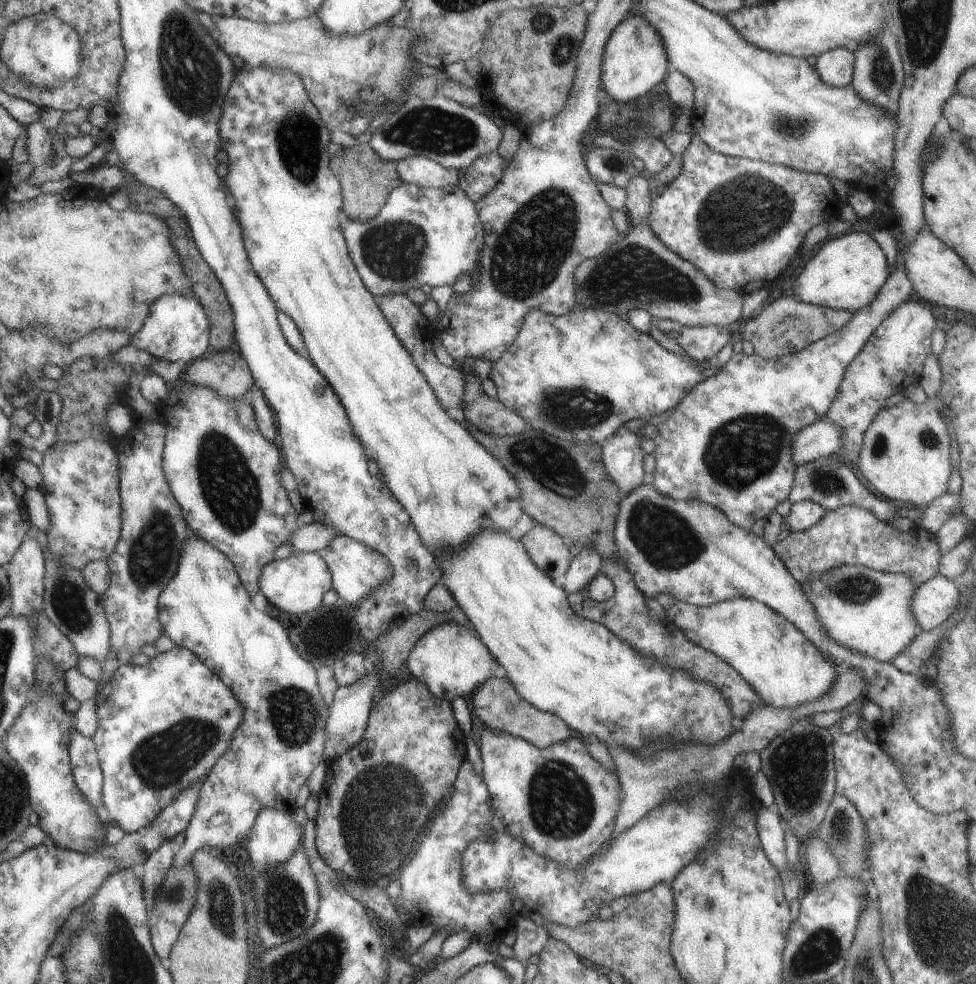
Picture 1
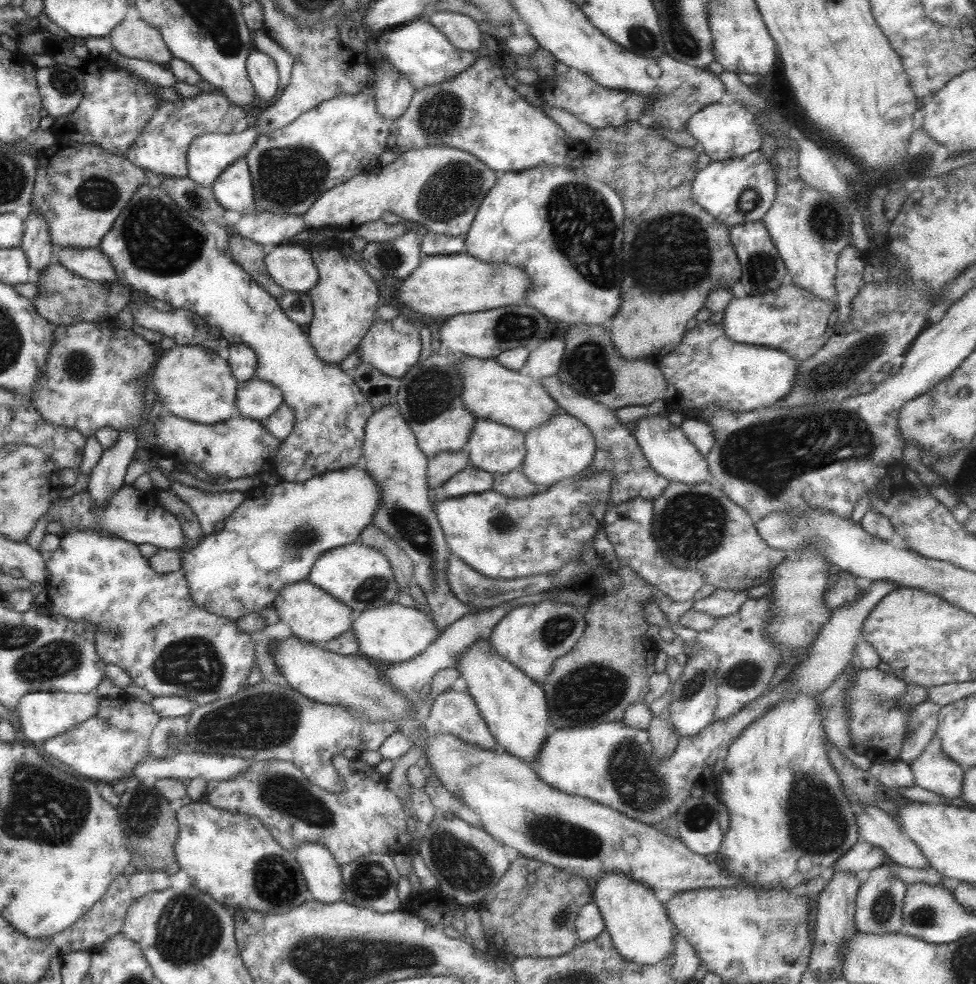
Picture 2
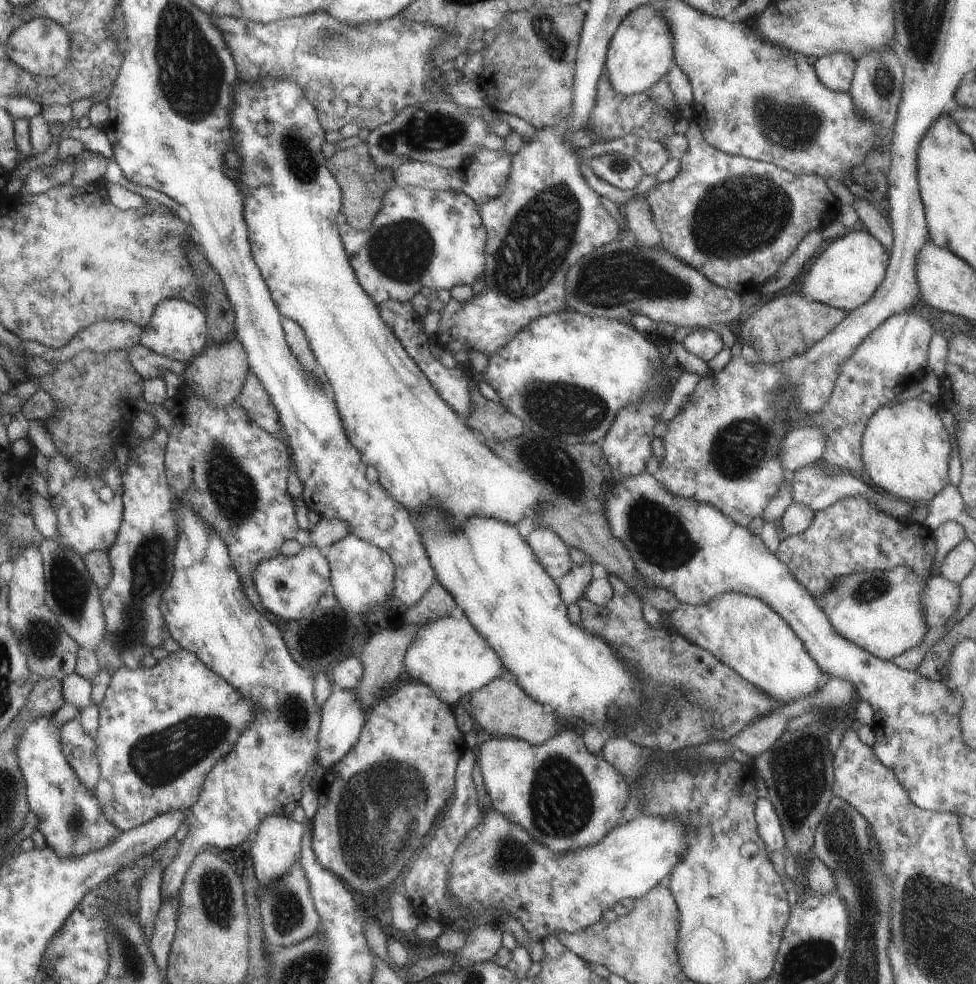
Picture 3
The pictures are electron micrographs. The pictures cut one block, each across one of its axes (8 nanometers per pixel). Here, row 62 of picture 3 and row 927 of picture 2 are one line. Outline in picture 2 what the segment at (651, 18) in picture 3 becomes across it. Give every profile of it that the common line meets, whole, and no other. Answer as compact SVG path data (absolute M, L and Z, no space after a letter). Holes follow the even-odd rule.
M614 871L604 873L597 879L596 888L594 888L592 902L600 909L604 919L606 932L611 936L614 949L627 961L635 962L639 965L653 965L666 958L674 950L675 928L670 922L665 904L656 898L655 890L639 883L624 873L615 873Z

